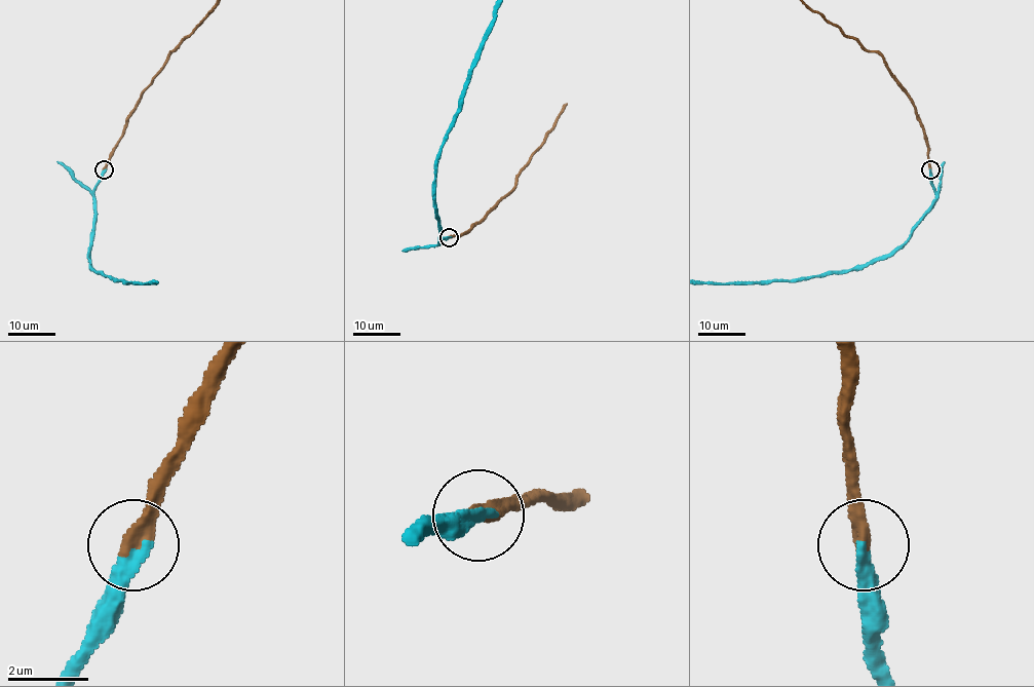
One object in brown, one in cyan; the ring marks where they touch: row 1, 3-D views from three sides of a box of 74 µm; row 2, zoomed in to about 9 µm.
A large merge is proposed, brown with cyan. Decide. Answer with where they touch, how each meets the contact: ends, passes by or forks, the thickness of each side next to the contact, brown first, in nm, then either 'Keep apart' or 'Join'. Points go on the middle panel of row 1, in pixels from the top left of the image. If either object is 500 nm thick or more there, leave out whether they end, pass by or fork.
Place: (449, 237). At the ring brown ends. At the ring cyan ends. Thickness 360 nm (brown) against 360 nm. Join

